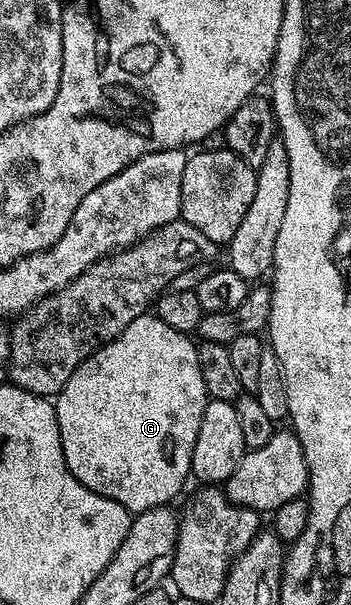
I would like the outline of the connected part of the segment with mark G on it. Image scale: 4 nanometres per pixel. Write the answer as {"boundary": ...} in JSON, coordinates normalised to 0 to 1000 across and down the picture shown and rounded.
{"boundary":[[[442,521],[385,527],[328,562],[313,564],[308,570],[291,570],[276,582],[262,583],[208,615],[202,626],[191,626],[191,633],[162,651],[157,674],[168,699],[168,726],[179,739],[179,759],[202,779],[202,785],[214,785],[214,792],[225,792],[225,798],[236,798],[236,805],[271,812],[285,821],[302,821],[339,831],[350,840],[368,843],[370,850],[387,851],[456,835],[481,835],[513,818],[527,793],[541,793],[556,726],[567,726],[567,699],[578,699],[578,679],[598,660],[590,640],[578,633],[578,613],[567,607],[567,587],[553,559],[541,552],[499,547],[499,540],[476,540],[476,534],[464,534],[464,527],[453,527]]]}

